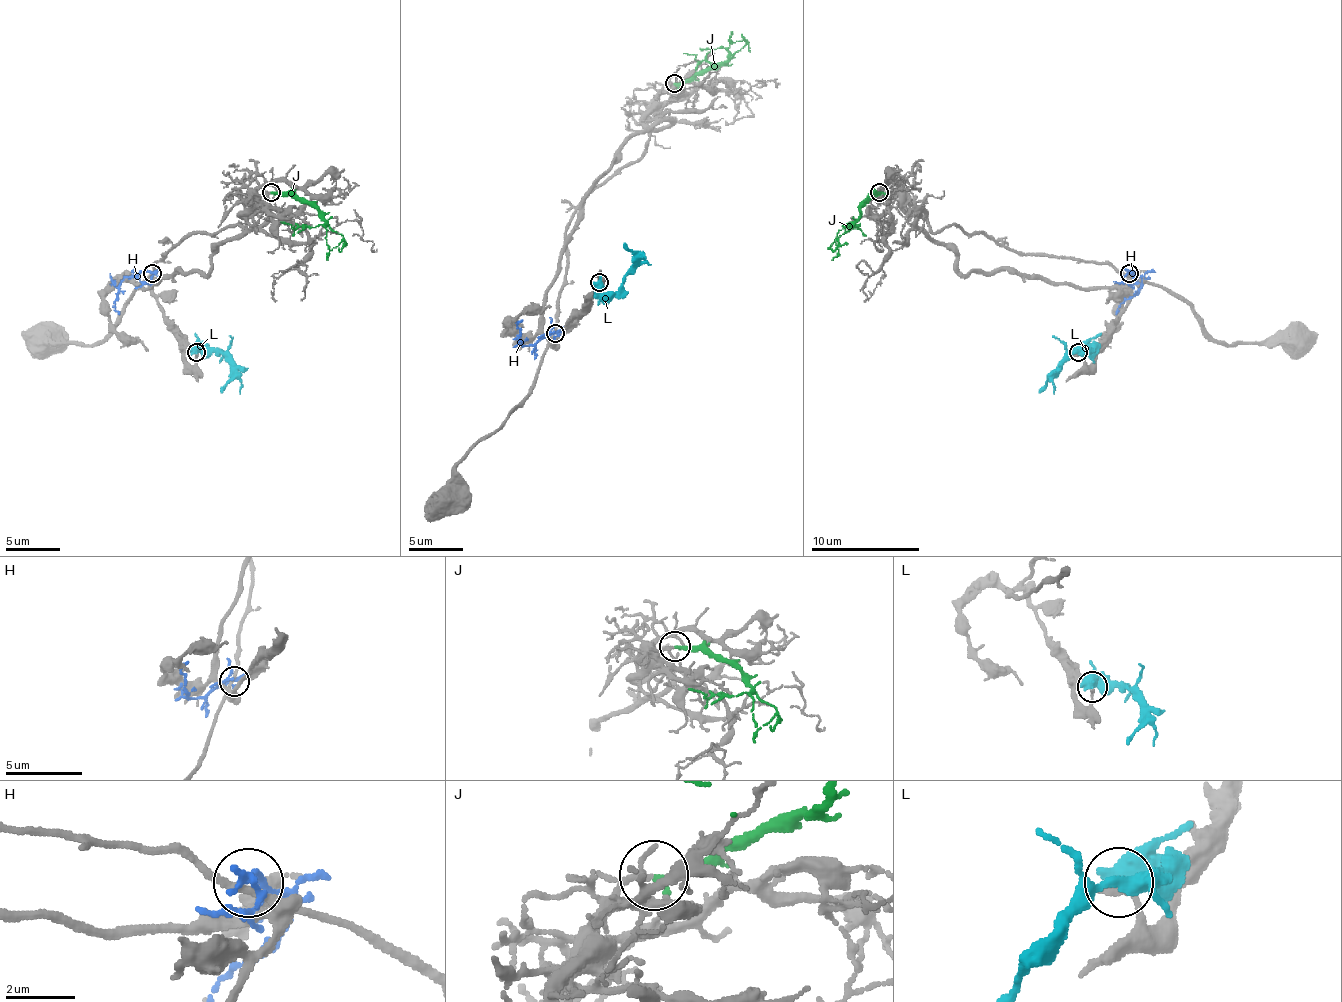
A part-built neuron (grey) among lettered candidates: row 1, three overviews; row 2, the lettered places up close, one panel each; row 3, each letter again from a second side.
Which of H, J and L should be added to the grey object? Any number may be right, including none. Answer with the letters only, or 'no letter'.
J

